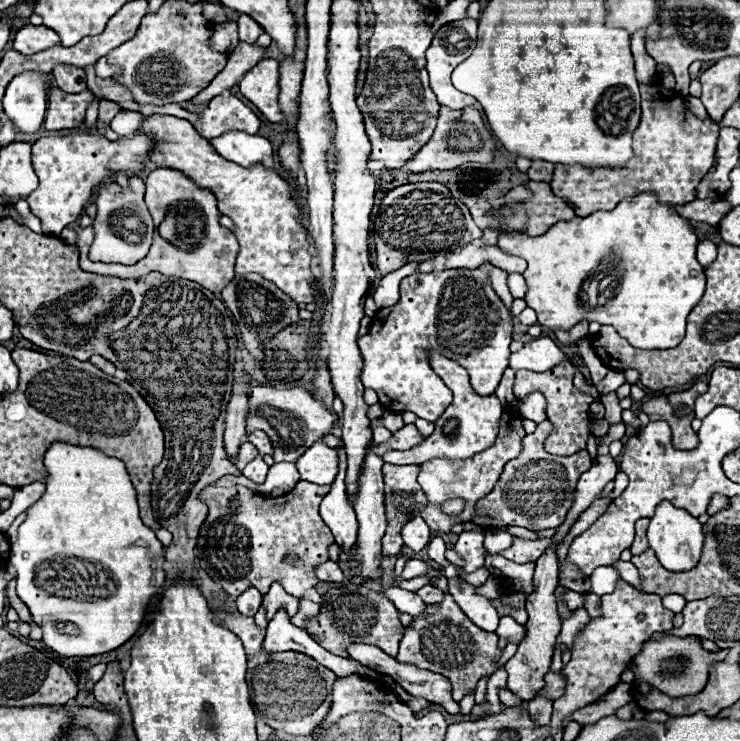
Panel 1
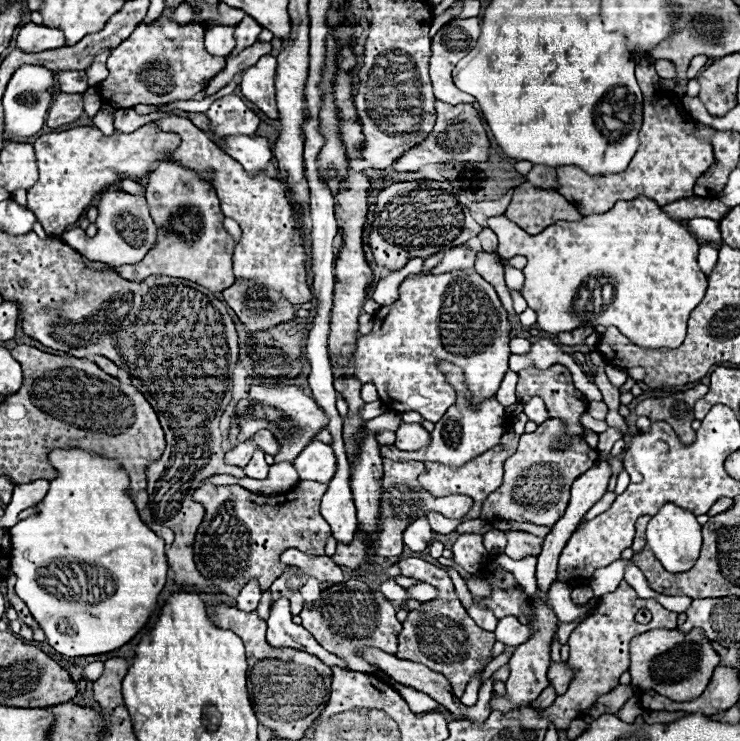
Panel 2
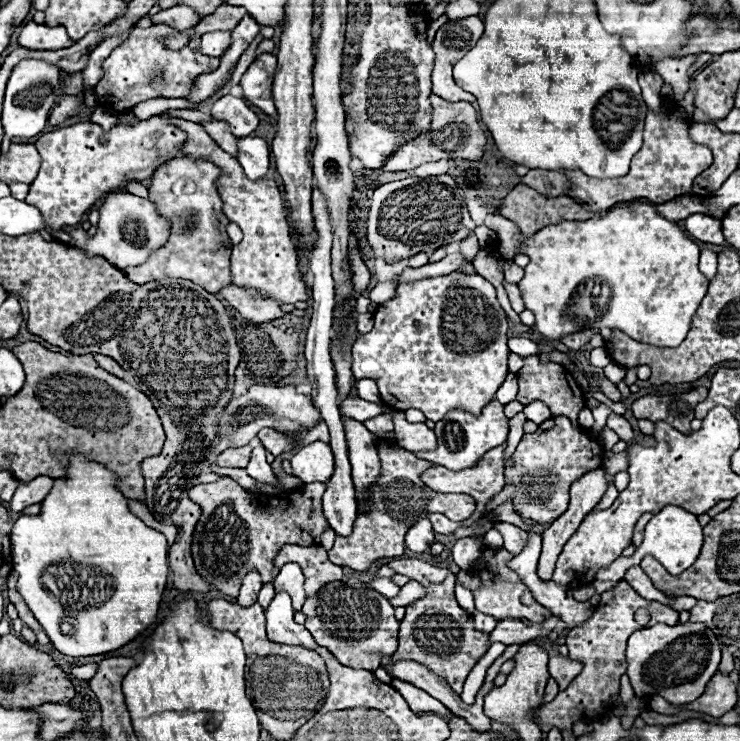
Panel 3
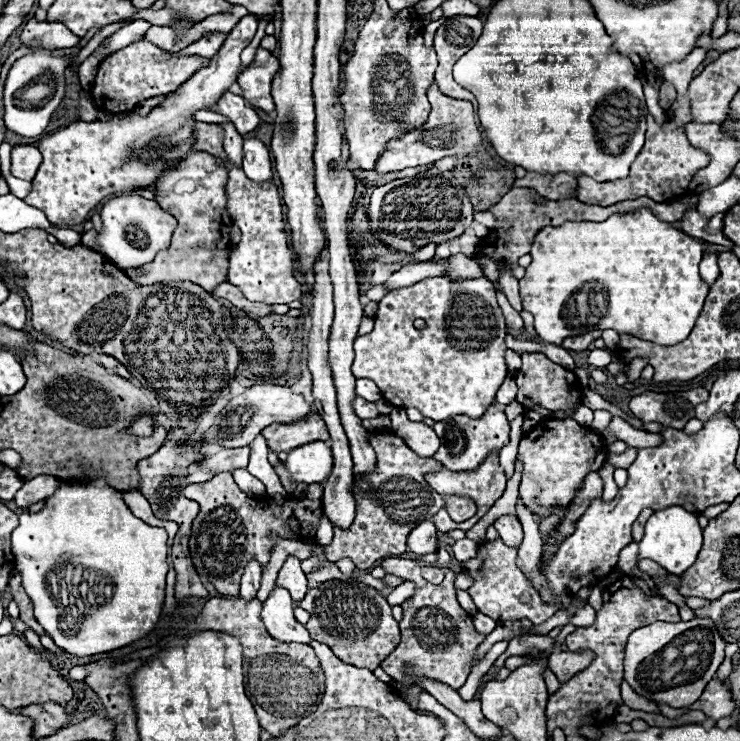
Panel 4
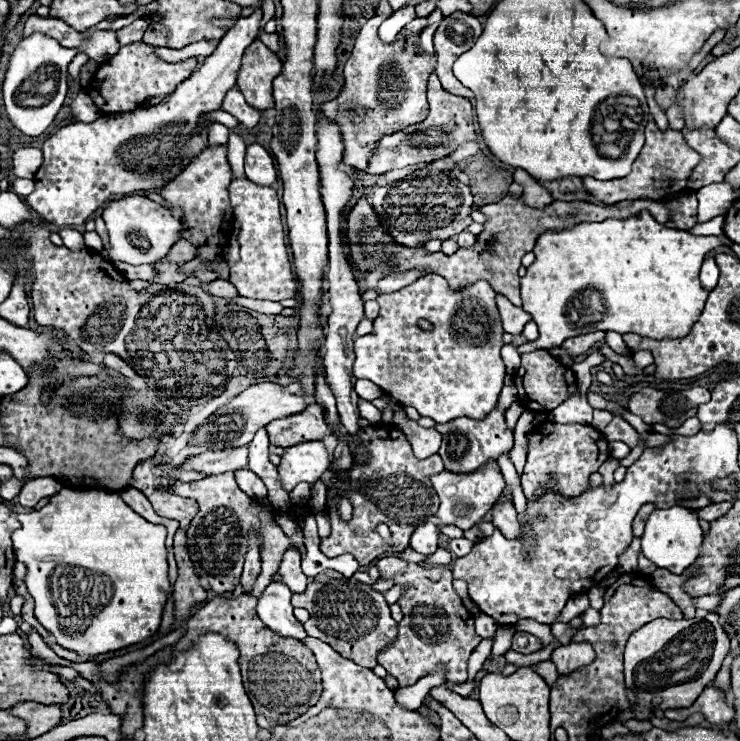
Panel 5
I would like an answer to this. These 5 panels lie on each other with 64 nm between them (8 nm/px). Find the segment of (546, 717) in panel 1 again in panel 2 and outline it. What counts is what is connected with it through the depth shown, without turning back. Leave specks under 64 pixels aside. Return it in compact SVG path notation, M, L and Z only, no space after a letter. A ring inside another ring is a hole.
M548 686L548 688L542 690L542 694L538 696L536 704L532 704L532 708L536 708L536 710L544 710L544 708L548 708L548 706L554 702L554 698L556 698L556 692L554 692L552 686Z

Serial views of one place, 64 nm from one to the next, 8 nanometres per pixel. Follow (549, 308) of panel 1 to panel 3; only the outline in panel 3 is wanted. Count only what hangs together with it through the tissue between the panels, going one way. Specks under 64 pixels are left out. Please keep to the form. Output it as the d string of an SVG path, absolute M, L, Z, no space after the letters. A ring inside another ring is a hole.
M634 200L630 206L608 212L604 218L590 218L584 222L564 220L562 224L542 228L530 238L520 238L516 224L500 214L488 214L484 226L498 232L502 254L514 254L516 248L524 248L524 254L530 256L530 264L524 268L526 274L518 286L526 310L536 316L536 332L546 340L560 340L562 336L588 328L616 328L638 342L676 348L686 338L692 316L702 304L710 284L698 270L698 244L682 232L676 222L664 220L652 204Z

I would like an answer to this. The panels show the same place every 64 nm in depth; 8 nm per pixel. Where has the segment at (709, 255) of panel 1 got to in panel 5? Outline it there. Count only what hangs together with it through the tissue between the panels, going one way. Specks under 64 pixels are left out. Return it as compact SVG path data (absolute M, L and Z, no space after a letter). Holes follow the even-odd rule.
M714 258L704 260L702 270L700 270L700 282L702 282L702 286L708 292L712 292L712 288L716 288L716 282L718 282L718 266L716 266Z

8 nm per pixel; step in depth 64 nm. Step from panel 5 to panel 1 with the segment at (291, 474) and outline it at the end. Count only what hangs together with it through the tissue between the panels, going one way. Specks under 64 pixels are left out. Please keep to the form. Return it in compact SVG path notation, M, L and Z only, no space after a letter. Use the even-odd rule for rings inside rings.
M316 442L312 444L304 456L296 460L296 468L300 472L300 478L312 484L332 484L336 472L338 472L338 454L334 448Z

